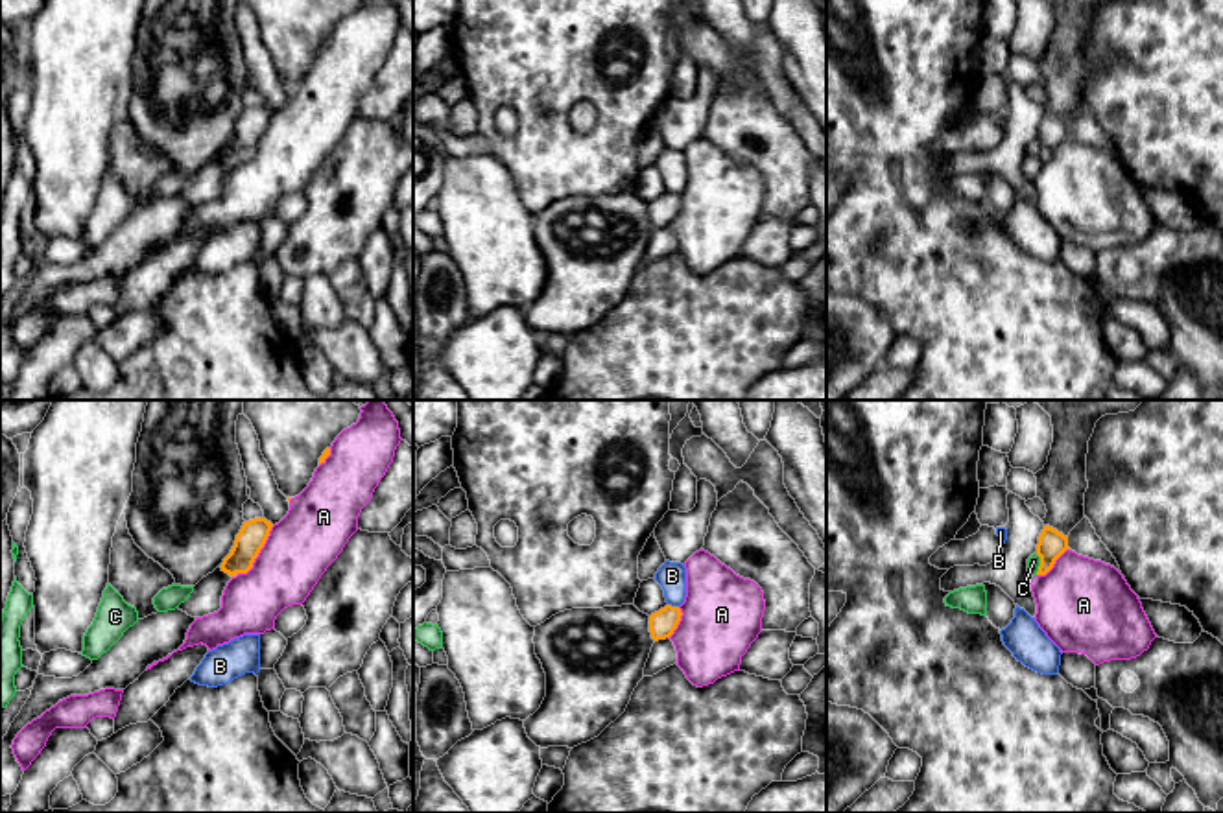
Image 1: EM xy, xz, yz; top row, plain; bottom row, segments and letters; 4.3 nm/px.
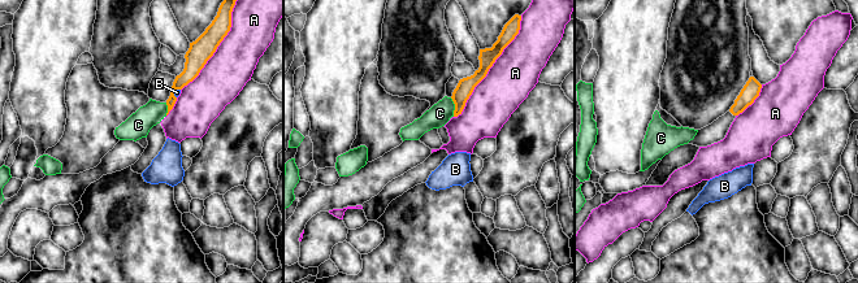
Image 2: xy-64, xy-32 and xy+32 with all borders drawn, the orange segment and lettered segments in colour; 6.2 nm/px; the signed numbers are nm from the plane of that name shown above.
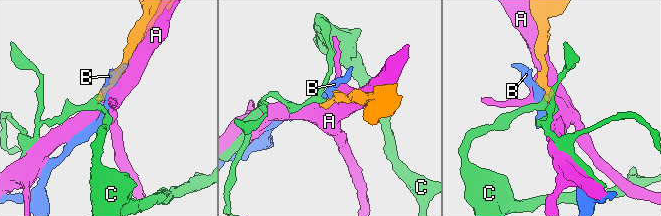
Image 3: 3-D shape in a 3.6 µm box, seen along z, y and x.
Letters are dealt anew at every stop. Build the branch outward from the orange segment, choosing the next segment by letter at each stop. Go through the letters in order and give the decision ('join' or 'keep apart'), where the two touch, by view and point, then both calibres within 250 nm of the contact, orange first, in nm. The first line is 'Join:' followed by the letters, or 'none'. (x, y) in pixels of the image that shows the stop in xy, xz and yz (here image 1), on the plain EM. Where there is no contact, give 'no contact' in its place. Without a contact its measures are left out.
Join: none
A: keep apart; contact xy (259, 139); calibres 120 and 300 nm
B: keep apart; contact xz (674, 194); calibres 120 and 130 nm
C: keep apart; contact yz (1041, 152); calibres 120 and 60 nm

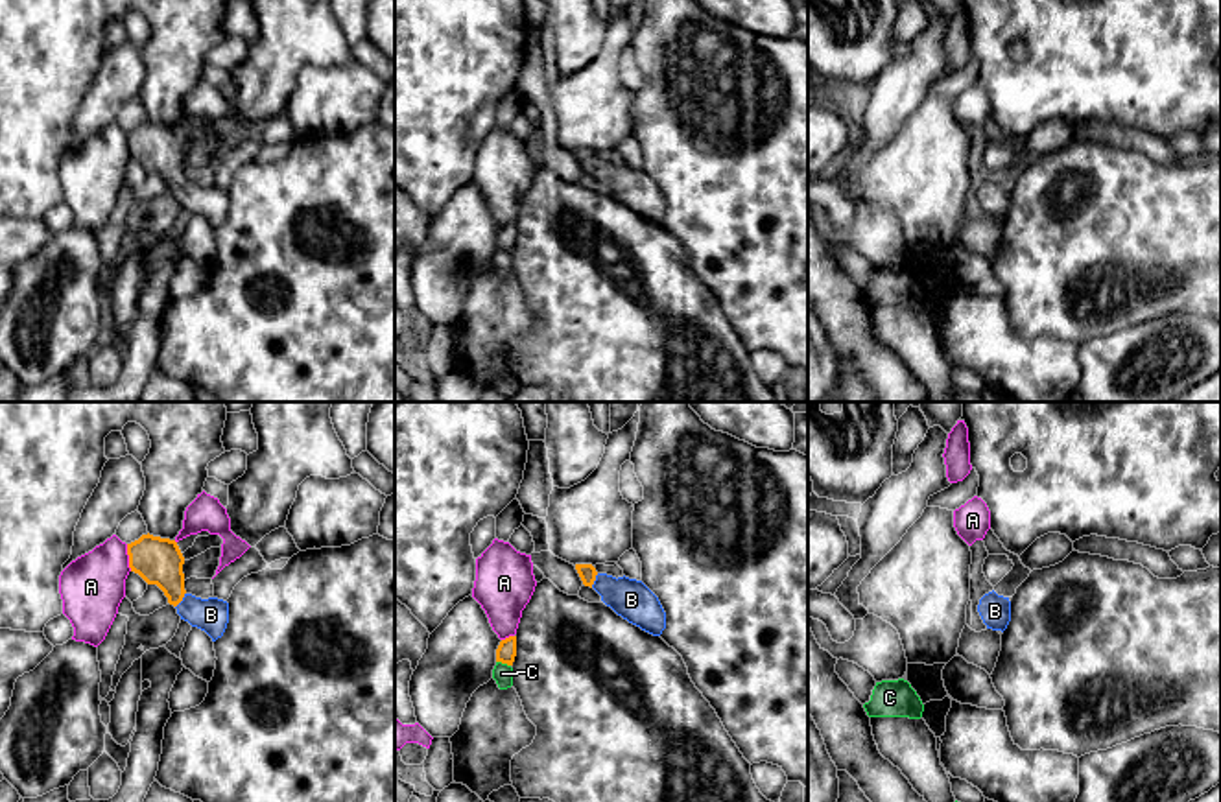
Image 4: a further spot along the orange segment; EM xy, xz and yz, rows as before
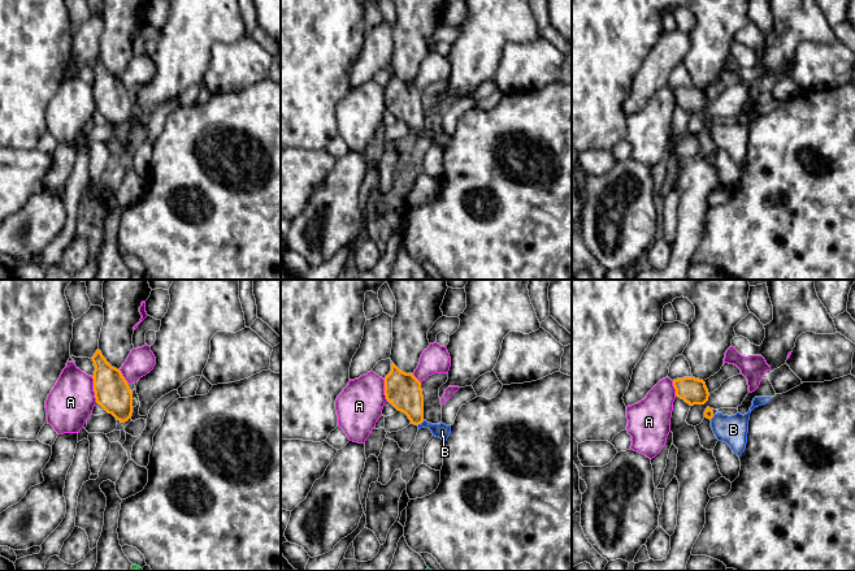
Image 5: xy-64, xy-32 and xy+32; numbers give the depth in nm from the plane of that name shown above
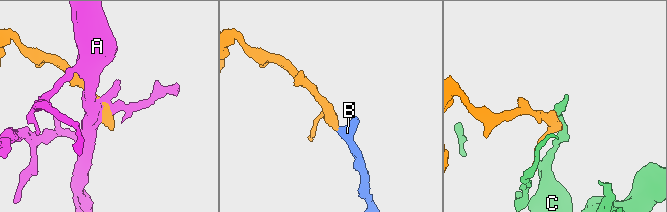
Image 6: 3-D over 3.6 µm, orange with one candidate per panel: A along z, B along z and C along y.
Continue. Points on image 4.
Join: B
A: keep apart; contact xy (130, 144); calibres 200 and 280 nm
B: join; contact xy (181, 187); calibres 200 and 150 nm
C: keep apart; contact xz (504, 249); calibres 90 and 90 nm

